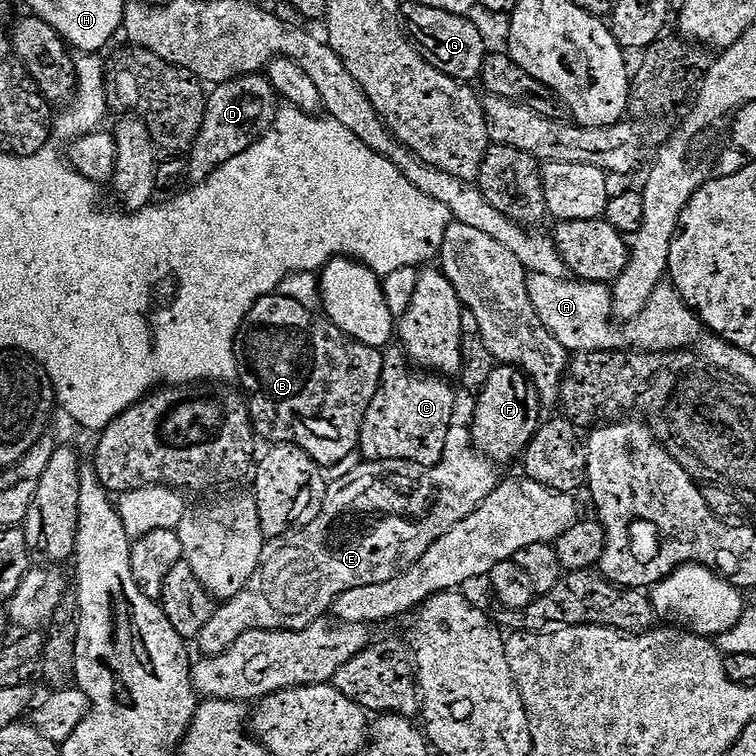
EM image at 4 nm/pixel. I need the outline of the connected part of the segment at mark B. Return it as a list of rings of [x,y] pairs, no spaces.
[[[279,294],[263,296],[246,314],[240,327],[236,363],[246,393],[248,413],[261,441],[296,444],[321,466],[336,464],[357,451],[360,427],[368,404],[380,385],[385,353],[350,338],[323,314],[298,306]]]

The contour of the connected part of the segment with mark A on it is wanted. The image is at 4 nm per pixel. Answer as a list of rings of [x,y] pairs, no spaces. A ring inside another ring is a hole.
[[[531,273],[528,277],[530,298],[545,327],[562,342],[570,354],[585,352],[614,352],[639,350],[641,352],[671,352],[679,349],[680,332],[701,331],[699,316],[685,304],[671,283],[660,284],[654,290],[646,310],[638,318],[621,326],[612,314],[612,289],[607,284],[594,284],[579,278],[550,278],[550,274]]]

